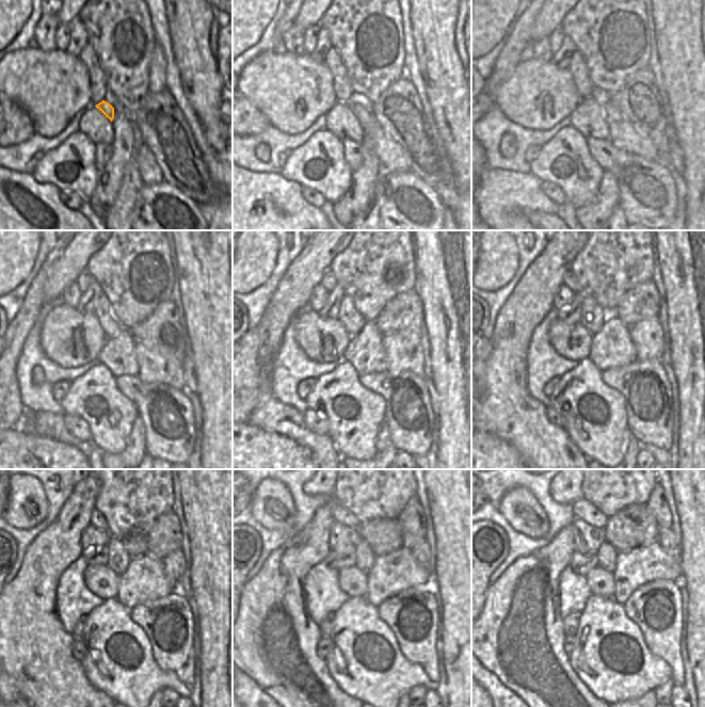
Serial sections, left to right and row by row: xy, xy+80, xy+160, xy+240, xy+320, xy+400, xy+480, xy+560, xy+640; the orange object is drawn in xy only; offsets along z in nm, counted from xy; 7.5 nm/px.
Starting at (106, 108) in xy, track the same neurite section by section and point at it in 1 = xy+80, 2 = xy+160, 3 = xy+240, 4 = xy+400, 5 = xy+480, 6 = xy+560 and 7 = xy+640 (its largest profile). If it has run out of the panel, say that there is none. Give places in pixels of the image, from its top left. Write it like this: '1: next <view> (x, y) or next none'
1: next xy+80 (391, 158)
2: next xy+160 (622, 134)
3: next xy+240 (151, 367)
4: next xy+400 (646, 335)
5: next xy+480 (173, 563)
6: next xy+560 (420, 552)
7: next xy+640 (668, 541)

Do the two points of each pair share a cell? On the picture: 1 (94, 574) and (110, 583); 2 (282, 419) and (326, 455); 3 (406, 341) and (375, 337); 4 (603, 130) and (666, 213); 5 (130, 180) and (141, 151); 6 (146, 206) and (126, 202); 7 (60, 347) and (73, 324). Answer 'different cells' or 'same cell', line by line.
1: same cell
2: same cell
3: different cells
4: different cells
5: different cells
6: different cells
7: same cell

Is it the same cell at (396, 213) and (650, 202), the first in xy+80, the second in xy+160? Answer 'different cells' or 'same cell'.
same cell

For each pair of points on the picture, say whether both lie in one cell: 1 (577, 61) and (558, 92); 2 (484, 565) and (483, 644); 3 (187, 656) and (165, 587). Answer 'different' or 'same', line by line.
1: different
2: different
3: different

